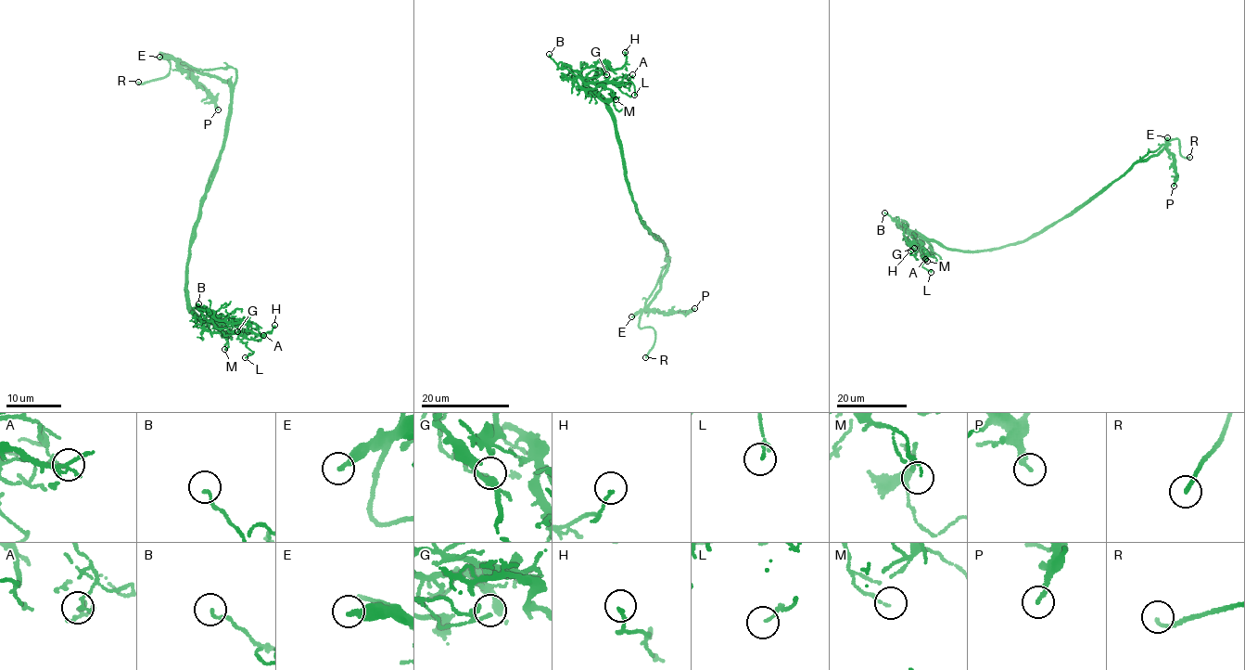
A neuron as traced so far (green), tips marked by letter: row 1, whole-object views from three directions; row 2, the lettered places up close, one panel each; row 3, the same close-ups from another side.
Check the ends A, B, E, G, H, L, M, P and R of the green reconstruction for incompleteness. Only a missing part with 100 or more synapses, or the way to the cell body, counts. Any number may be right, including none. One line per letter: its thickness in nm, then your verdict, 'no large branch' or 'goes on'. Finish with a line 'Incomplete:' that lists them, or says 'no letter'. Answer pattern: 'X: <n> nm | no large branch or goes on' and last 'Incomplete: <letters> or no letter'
A: 140 nm | no large branch
B: 130 nm | no large branch
E: 300 nm | no large branch
G: 140 nm | no large branch
H: 140 nm | no large branch
L: 90 nm | no large branch
M: 80 nm | no large branch
P: 190 nm | no large branch
R: 170 nm | goes on
Incomplete: R

